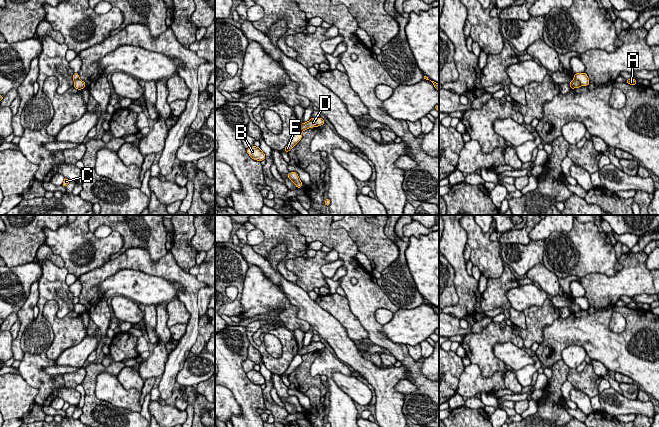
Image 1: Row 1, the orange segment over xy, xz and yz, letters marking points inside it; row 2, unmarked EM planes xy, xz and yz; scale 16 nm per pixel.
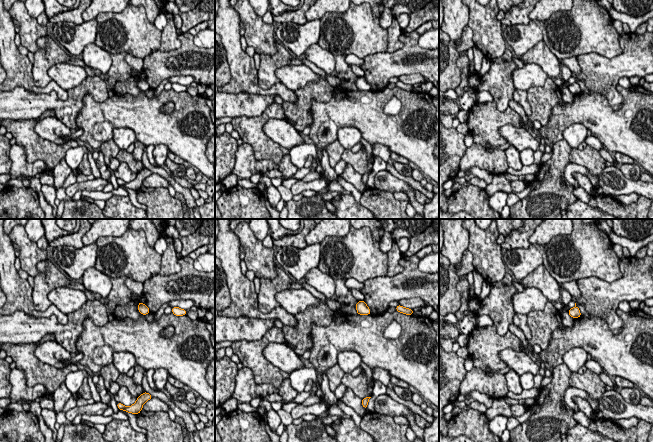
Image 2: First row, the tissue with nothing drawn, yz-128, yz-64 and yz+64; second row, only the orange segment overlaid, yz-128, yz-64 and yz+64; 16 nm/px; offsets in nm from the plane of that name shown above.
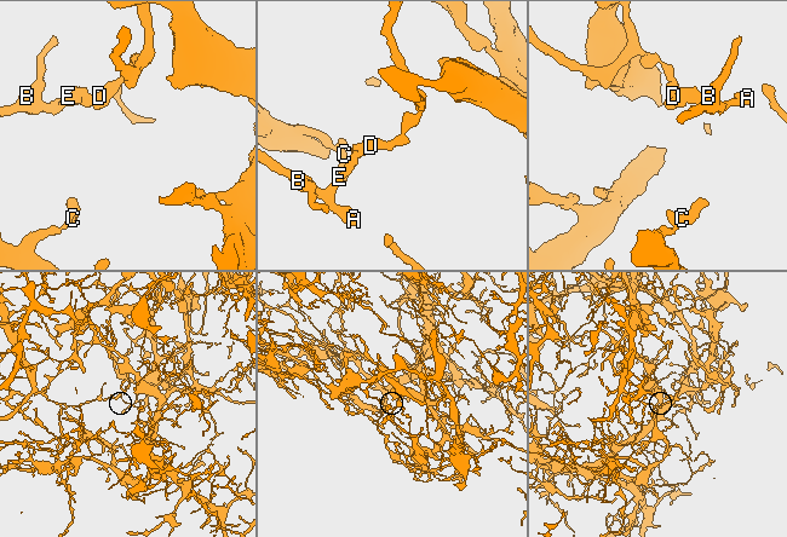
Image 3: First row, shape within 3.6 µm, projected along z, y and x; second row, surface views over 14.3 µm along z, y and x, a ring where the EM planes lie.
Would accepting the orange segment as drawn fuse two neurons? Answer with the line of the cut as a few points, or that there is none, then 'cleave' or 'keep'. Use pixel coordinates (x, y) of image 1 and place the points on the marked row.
yz (574, 78), (581, 85) | cleave

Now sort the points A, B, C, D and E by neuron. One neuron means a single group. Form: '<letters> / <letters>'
A B E / C D

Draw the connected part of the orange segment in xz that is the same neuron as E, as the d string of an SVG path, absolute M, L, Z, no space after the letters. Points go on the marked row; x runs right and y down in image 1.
M297 130L293 134L288 145L285 147L284 152L289 152L301 139L302 139L302 132L300 130Z

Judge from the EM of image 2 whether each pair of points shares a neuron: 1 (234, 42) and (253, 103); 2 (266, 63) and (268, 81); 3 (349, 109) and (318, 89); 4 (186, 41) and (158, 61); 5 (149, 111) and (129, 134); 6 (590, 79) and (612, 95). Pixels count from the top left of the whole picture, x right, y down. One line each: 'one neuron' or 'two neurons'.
1: two neurons
2: one neuron
3: two neurons
4: one neuron
5: two neurons
6: one neuron

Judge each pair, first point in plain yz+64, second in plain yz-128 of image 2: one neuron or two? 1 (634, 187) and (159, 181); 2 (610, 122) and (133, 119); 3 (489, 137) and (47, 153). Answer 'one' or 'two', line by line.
1: one
2: one
3: one

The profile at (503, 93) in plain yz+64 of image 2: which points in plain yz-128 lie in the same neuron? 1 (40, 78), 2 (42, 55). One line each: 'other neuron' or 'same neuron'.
1: same neuron
2: same neuron

